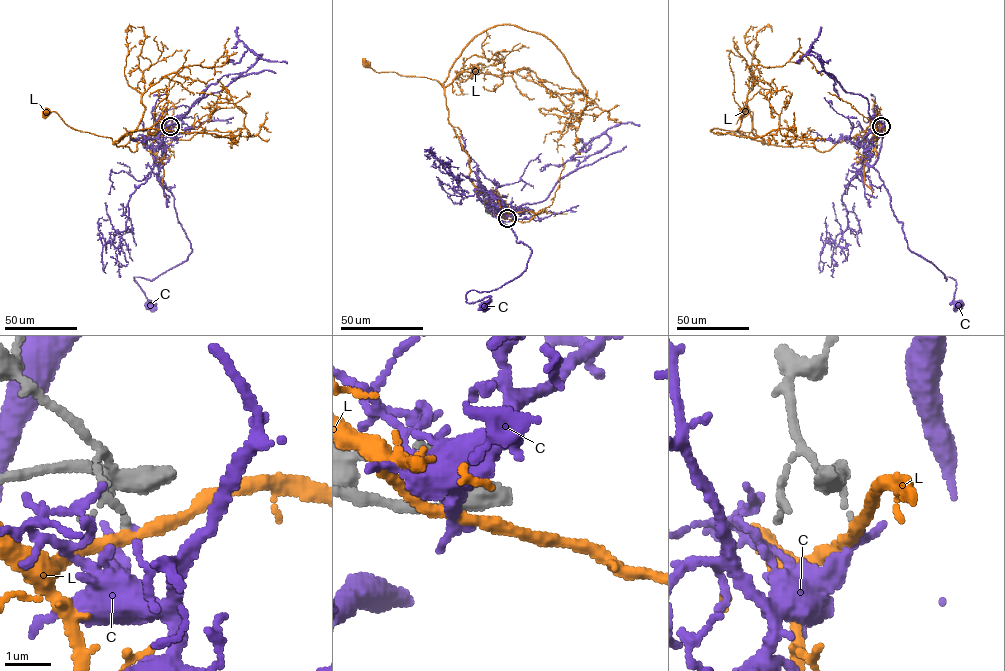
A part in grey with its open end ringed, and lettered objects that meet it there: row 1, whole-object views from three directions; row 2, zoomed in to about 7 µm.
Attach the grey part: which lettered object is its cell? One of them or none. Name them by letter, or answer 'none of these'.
none of these

